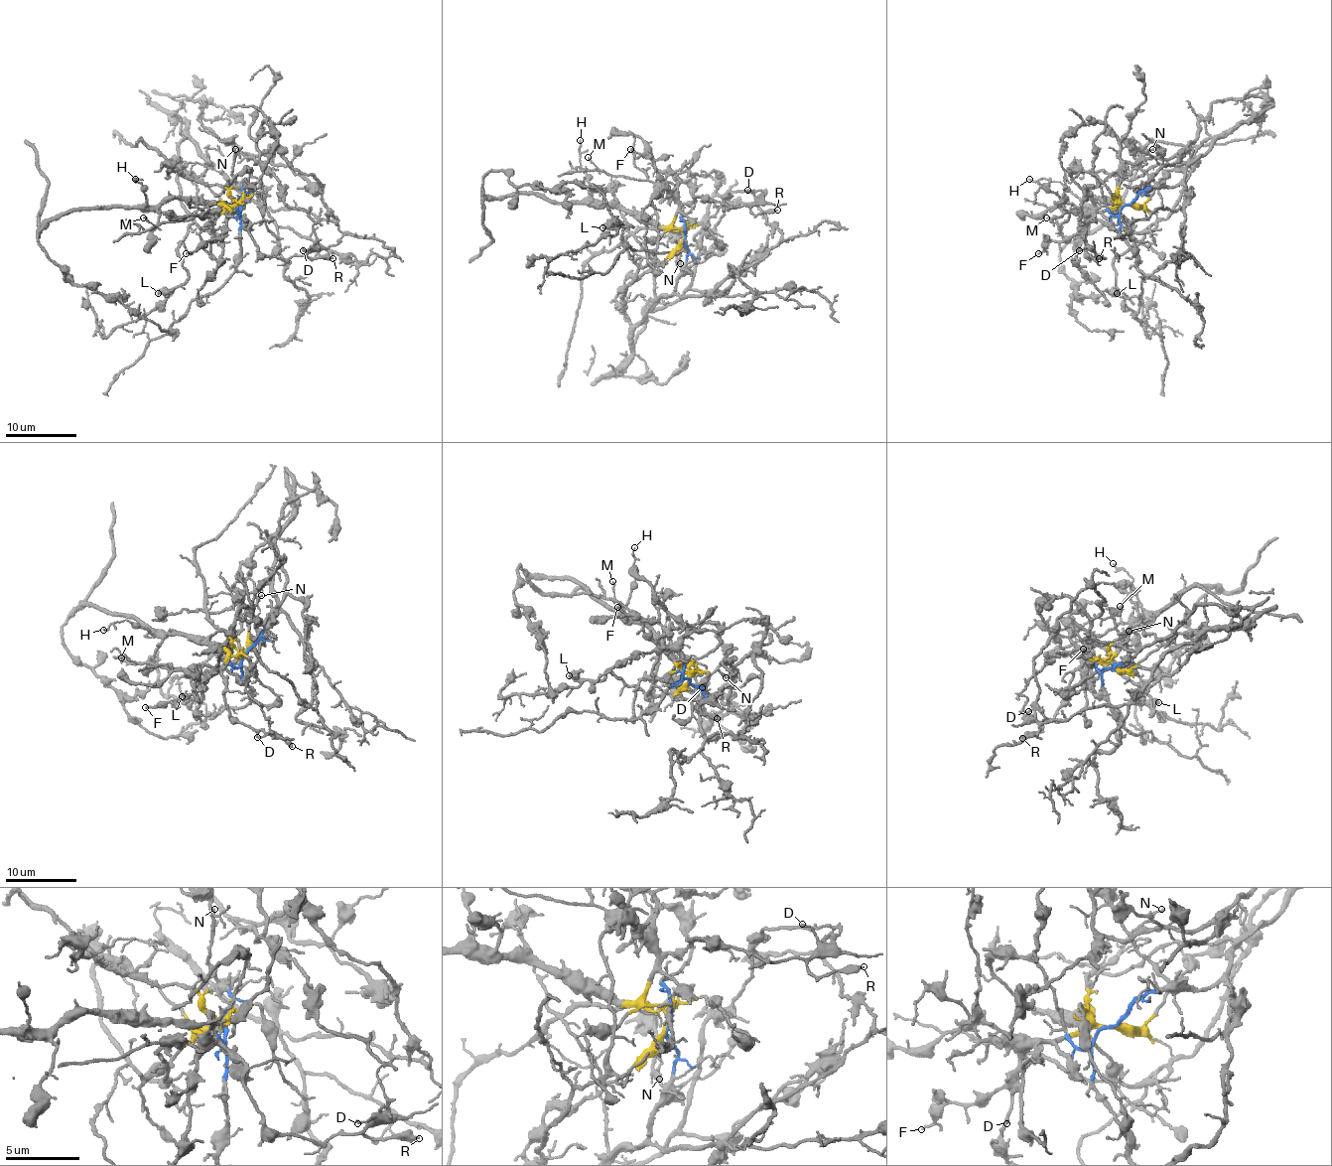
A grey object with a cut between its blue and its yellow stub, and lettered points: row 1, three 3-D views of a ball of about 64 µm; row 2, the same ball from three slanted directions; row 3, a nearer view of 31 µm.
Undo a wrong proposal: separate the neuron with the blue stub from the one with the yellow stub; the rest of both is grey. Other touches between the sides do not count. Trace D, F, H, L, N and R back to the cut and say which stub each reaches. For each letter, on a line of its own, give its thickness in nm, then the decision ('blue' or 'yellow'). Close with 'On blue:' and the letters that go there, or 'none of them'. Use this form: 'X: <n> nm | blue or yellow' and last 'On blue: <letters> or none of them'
D: 120 nm | yellow
F: 110 nm | yellow
H: 100 nm | yellow
L: 420 nm | blue
N: 100 nm | blue
R: 400 nm | yellow
On blue: L, N

